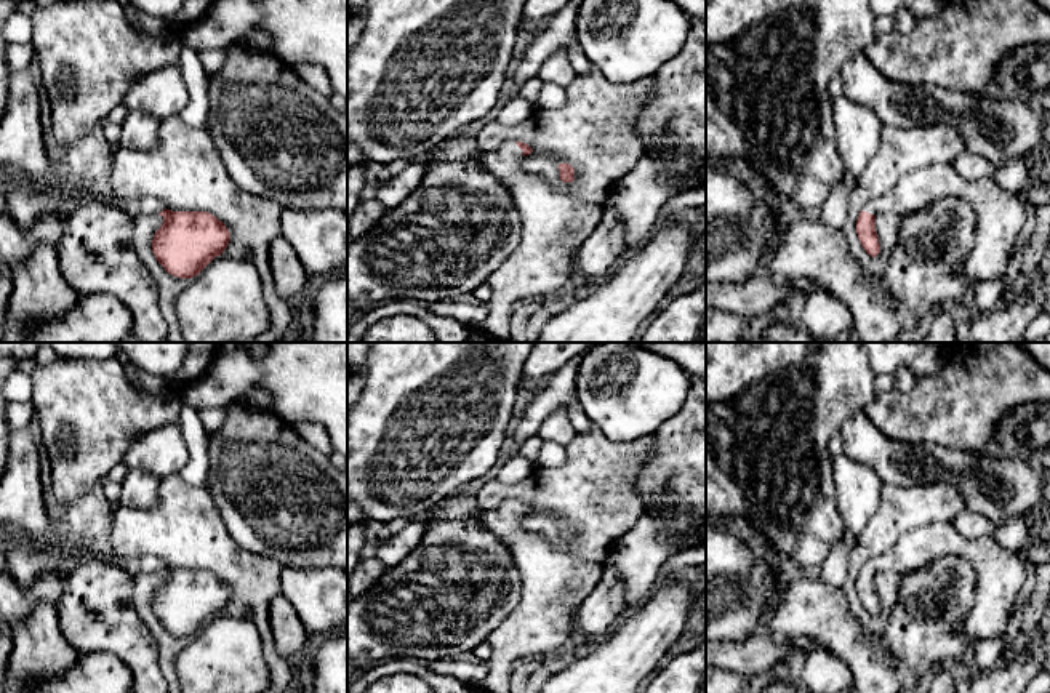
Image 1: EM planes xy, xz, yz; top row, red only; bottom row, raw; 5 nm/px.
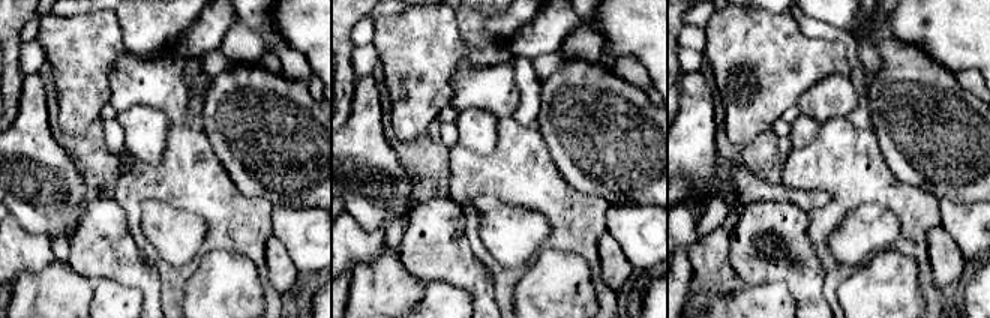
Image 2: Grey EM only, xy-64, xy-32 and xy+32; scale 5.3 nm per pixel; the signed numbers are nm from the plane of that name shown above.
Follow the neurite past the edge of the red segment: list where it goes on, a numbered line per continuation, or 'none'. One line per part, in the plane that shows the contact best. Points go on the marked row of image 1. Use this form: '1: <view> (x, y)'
1: xz (554, 223)

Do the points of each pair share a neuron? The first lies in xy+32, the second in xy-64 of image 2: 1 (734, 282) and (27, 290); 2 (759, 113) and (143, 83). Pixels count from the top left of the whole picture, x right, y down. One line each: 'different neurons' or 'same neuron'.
1: same neuron
2: different neurons

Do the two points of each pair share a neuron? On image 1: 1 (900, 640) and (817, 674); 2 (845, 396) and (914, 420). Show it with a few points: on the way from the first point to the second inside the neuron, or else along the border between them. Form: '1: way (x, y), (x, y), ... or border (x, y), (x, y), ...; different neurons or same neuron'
1: border (825, 647), (837, 653), (849, 664), (853, 676); different neurons
2: border (874, 394), (863, 408); different neurons

